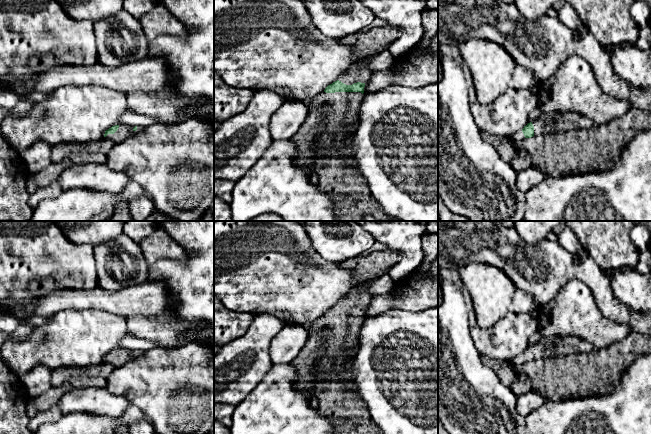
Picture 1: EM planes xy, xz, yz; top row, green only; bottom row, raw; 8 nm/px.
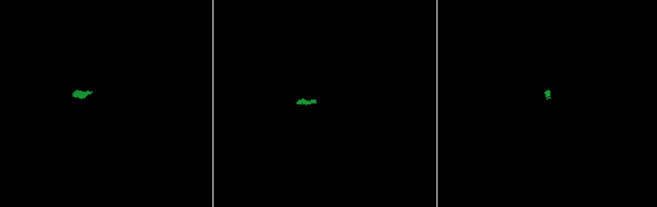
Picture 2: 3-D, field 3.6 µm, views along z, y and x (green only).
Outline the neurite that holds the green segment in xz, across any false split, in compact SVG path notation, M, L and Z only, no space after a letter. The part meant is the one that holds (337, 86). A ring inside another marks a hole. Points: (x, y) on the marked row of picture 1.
M364 60L352 64L342 77L328 85L320 95L309 102L308 116L290 140L297 150L295 163L310 176L315 178L317 159L321 156L331 155L333 150L338 147L336 141L342 140L351 125L355 123L364 87L371 75L372 71Z

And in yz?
M575 112L541 113L533 122L528 123L510 140L513 144L522 143L533 136L559 133L567 130L590 129L595 123L587 116Z

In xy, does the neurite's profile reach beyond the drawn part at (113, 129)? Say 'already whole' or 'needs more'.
needs more

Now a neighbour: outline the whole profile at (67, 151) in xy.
M59 144L52 147L51 150L51 162L59 163L64 158L68 157L71 153L76 153L79 151L89 151L89 152L108 152L108 148L106 145L102 145L101 147L97 145L86 144L75 144L75 150L71 150L71 144Z

